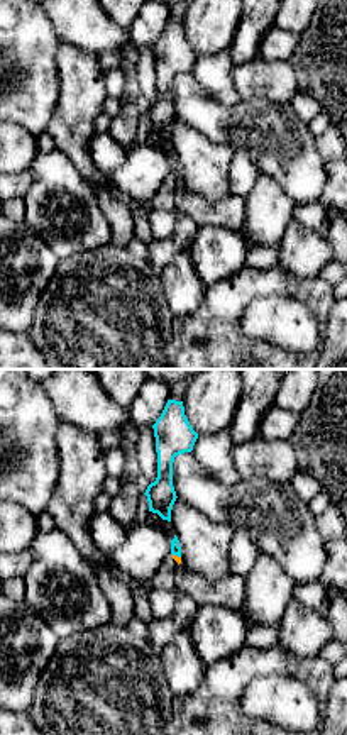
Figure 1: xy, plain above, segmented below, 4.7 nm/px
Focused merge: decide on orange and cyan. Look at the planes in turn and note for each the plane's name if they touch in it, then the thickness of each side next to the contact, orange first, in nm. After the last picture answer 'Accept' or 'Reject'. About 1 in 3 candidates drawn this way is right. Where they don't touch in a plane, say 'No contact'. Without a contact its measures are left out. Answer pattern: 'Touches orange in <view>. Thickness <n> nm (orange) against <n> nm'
Touches orange in xy. Thickness 30 nm (orange) against 50 nm

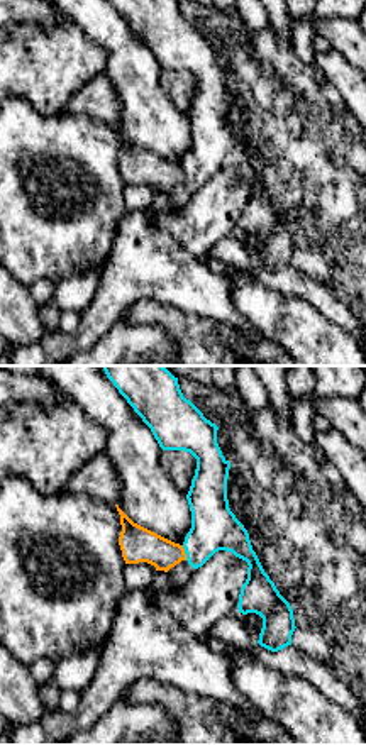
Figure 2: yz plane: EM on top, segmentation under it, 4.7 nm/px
Touches orange in yz. Thickness 170 nm (orange) against 220 nm

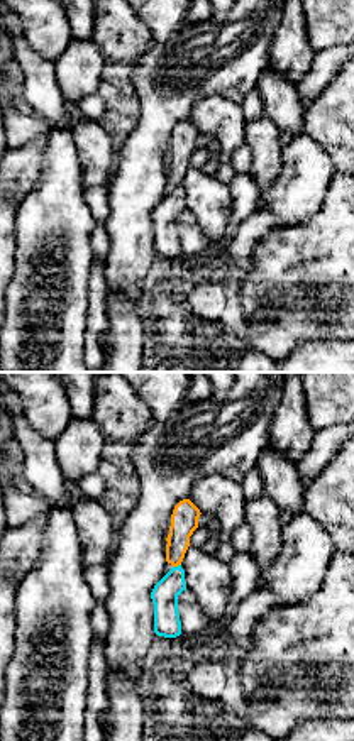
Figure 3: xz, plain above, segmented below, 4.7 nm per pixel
Touches orange in xz. Thickness 130 nm (orange) against 130 nm

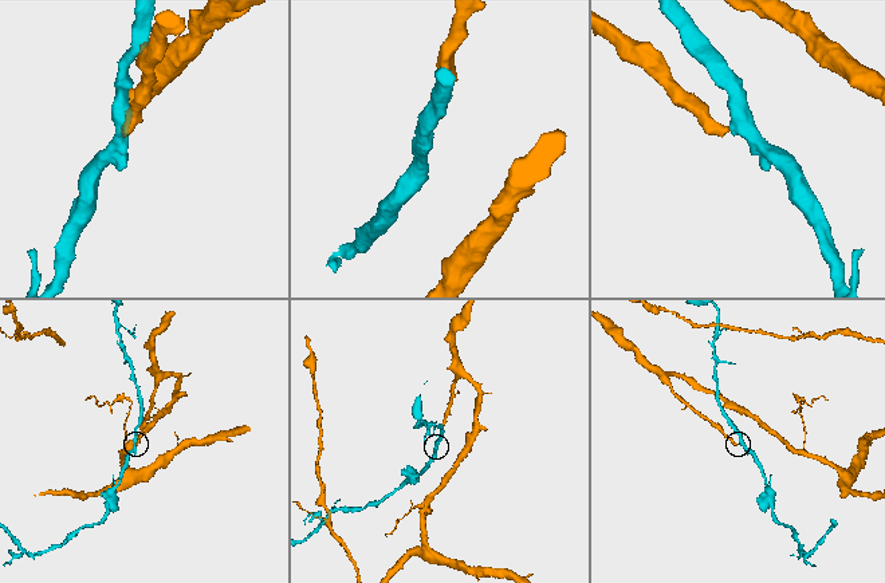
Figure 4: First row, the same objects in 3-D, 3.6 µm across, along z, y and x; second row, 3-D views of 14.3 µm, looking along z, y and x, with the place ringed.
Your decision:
Accept

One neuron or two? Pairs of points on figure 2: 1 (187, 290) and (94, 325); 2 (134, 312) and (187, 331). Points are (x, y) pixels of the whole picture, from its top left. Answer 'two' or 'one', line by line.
1: one
2: one

